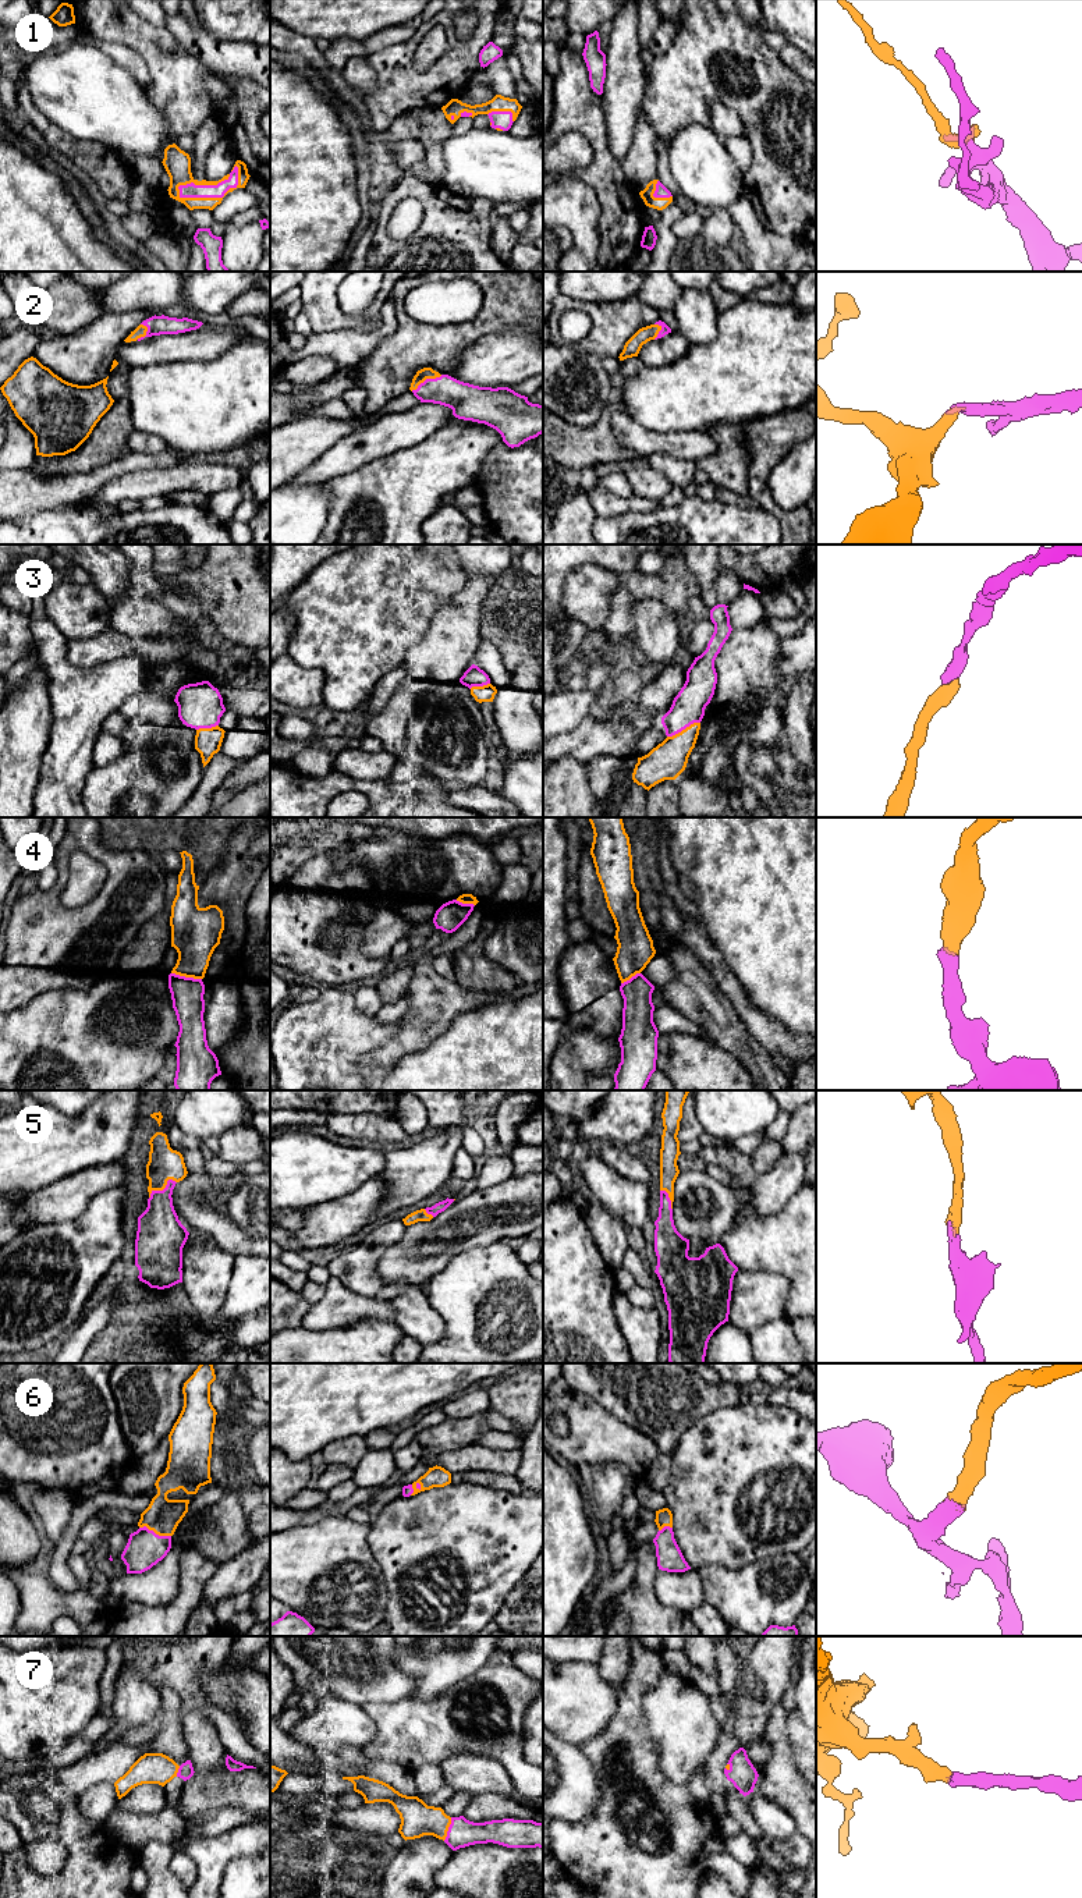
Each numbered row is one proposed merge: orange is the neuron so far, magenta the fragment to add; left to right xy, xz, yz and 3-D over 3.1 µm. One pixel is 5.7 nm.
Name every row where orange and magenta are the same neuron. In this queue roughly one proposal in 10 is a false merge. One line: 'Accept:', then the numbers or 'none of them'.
Accept: 1, 2, 3, 4, 5, 6, 7

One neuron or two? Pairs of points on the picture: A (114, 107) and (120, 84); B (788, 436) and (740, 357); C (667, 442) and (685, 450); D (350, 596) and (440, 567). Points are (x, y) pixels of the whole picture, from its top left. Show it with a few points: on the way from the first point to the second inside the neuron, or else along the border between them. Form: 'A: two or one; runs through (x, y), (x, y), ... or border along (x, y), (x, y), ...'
A: one; runs through (114, 102), (114, 89)
B: two; border along (801, 407), (780, 410), (749, 422)
C: one; runs through (671, 443), (681, 446)
D: two; border along (422, 588), (449, 598)

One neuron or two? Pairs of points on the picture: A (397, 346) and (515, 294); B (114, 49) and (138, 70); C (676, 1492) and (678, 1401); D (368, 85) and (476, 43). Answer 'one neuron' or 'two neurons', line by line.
A: one neuron
B: one neuron
C: two neurons
D: two neurons

